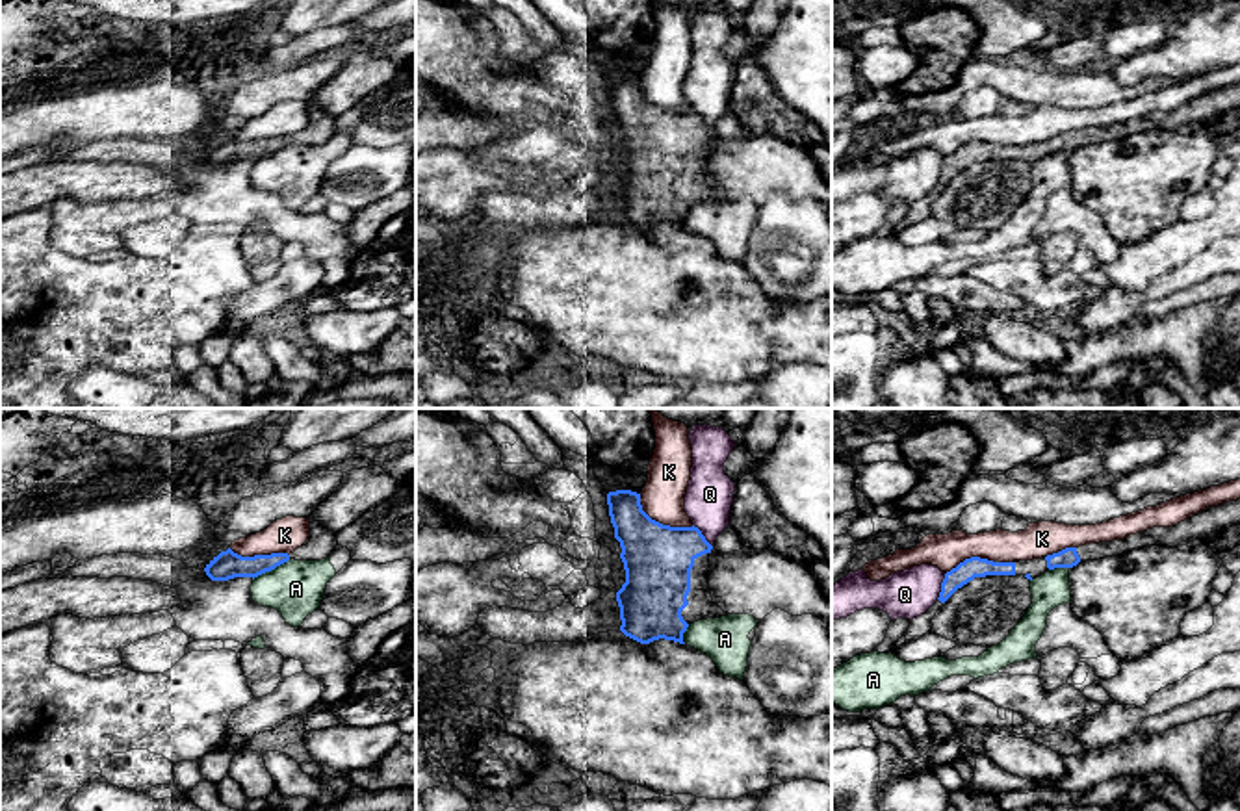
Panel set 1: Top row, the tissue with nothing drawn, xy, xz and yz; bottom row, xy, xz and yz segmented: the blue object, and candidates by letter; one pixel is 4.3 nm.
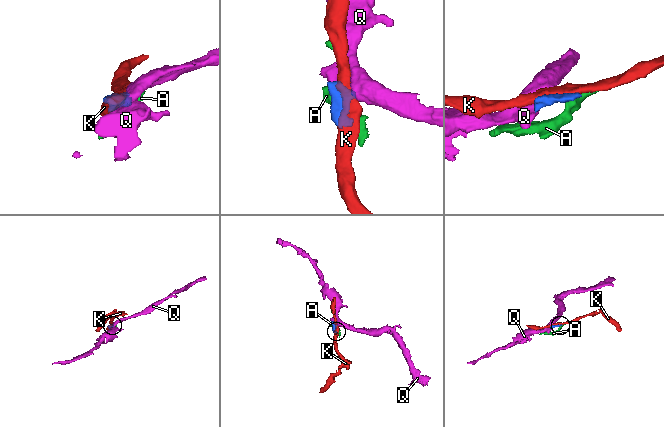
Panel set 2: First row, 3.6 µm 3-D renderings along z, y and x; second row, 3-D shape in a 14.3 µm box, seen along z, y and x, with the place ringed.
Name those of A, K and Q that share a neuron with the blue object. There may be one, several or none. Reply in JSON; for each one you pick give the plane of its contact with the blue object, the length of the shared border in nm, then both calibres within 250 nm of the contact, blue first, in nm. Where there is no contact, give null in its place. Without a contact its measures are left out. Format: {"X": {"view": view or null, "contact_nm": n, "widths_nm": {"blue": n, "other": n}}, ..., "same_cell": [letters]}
{"same_cell": []}

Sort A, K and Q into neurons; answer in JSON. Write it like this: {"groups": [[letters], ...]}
{"groups": [["A"], ["K"], ["Q"]]}

